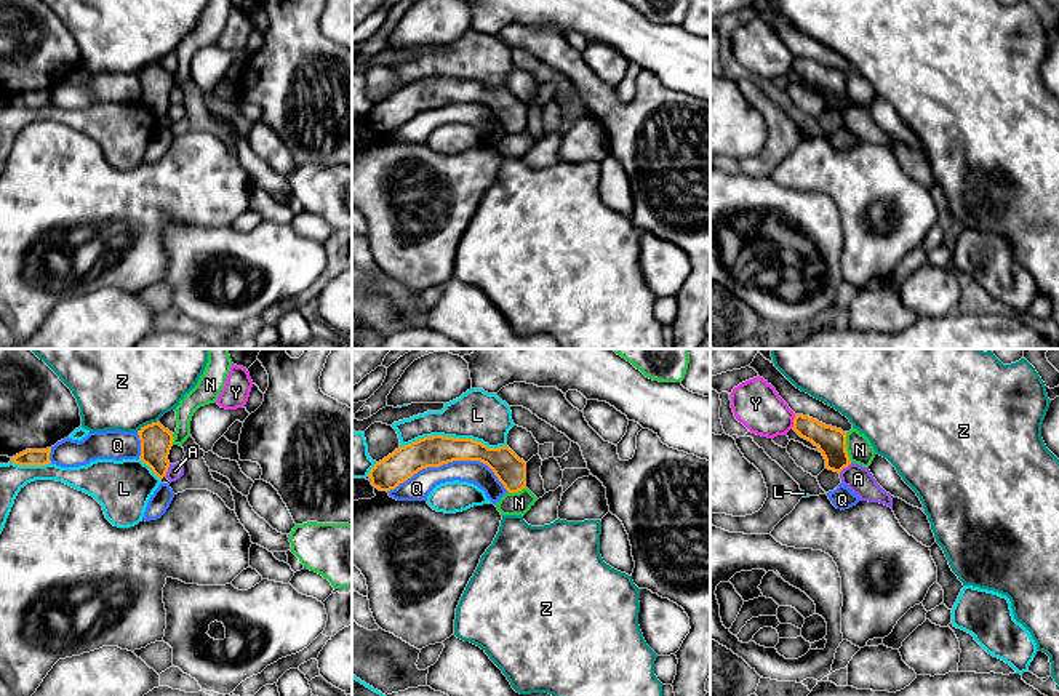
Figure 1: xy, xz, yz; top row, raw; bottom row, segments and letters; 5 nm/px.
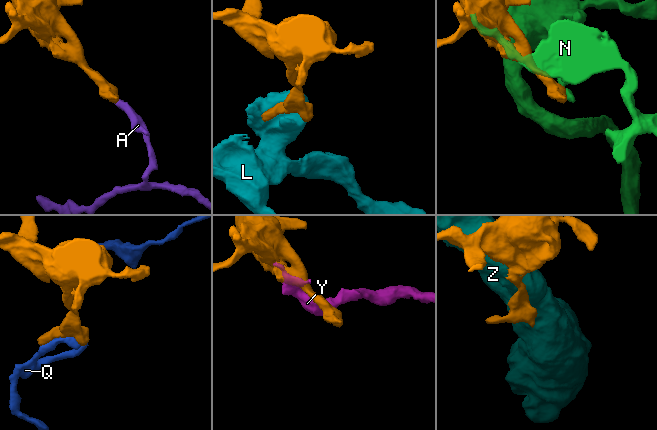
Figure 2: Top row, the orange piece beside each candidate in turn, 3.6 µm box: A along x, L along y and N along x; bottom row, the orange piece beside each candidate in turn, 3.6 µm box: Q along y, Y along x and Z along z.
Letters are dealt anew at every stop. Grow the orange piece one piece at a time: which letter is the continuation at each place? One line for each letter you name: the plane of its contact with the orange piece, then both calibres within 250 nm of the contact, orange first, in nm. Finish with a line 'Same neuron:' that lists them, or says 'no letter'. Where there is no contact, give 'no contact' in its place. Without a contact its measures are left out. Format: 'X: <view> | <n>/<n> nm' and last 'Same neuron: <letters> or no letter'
Same neuron: no letter

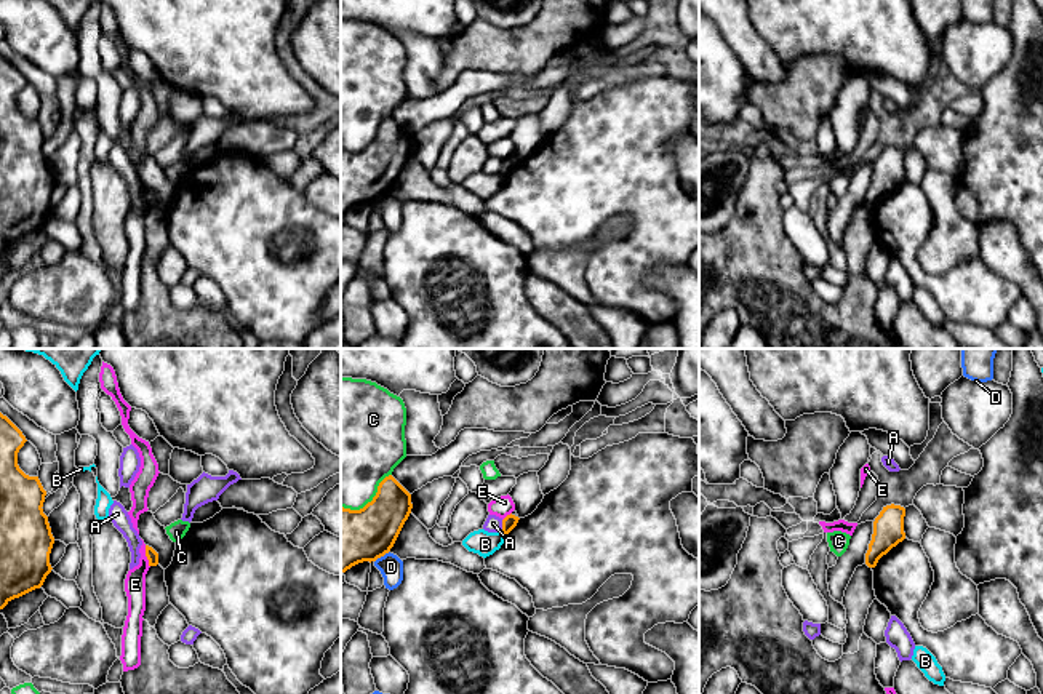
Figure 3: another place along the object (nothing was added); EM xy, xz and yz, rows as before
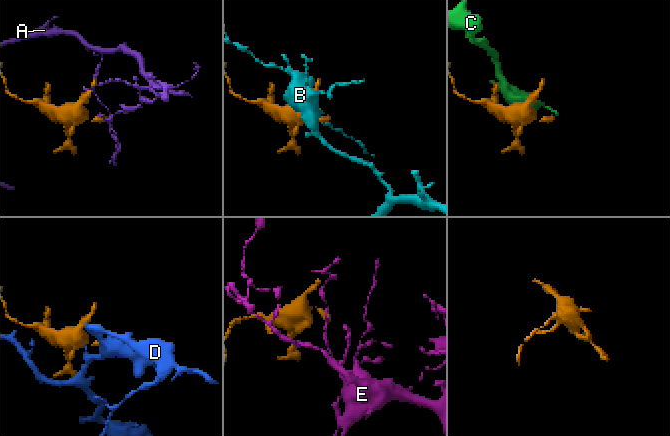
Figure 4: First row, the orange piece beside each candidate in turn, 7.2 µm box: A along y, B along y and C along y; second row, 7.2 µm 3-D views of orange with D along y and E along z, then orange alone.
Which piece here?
Same neuron: no letter

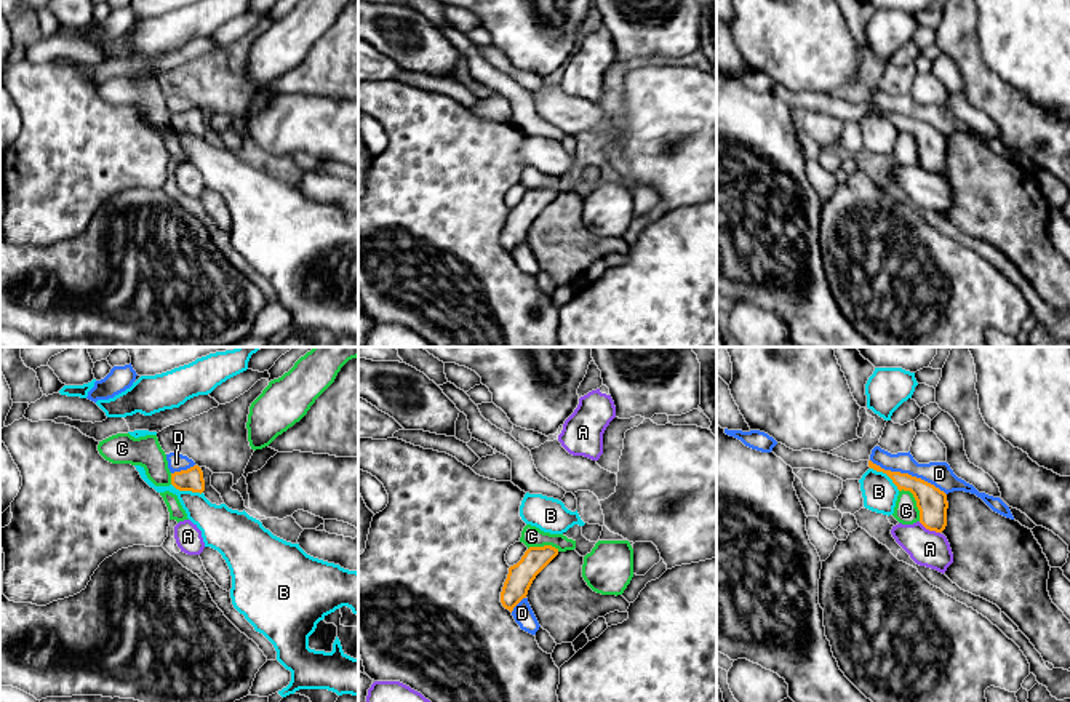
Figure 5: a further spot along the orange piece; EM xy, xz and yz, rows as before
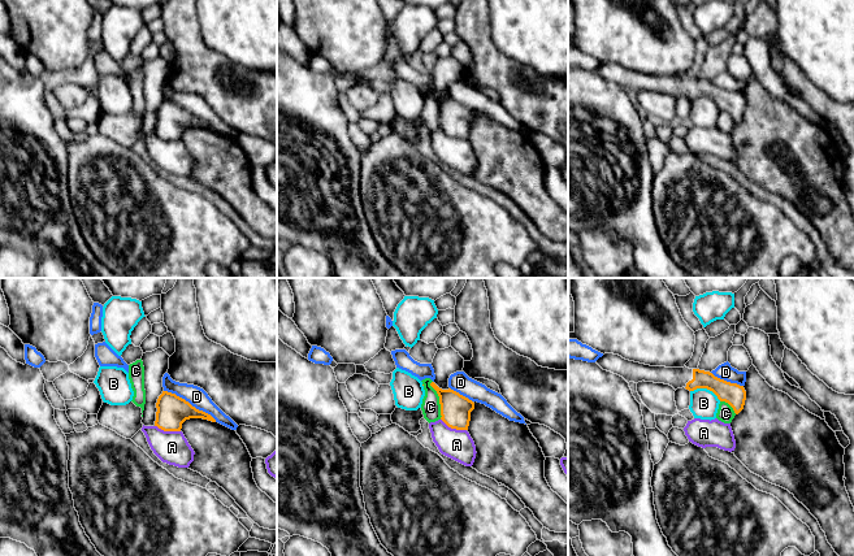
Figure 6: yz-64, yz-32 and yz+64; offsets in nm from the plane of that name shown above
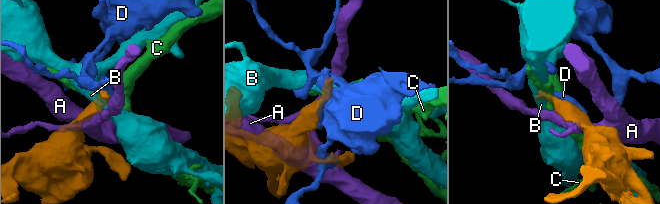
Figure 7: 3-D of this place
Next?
Same neuron: no letter

